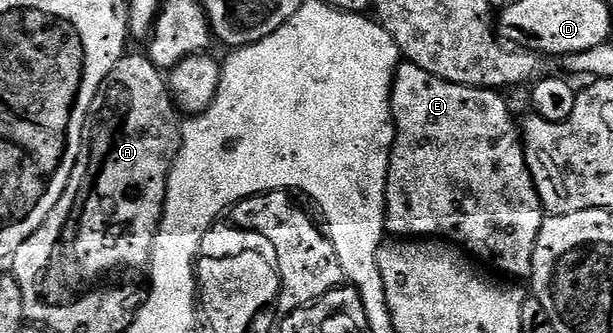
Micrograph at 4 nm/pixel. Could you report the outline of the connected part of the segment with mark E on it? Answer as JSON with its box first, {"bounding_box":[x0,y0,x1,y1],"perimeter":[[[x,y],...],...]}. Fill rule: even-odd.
{"bounding_box":[386,60,545,280],"perimeter":[[[406,60],[400,61],[399,65],[395,67],[395,80],[391,84],[391,119],[395,121],[395,143],[391,149],[391,163],[387,173],[386,229],[390,233],[392,230],[395,233],[392,235],[395,236],[434,236],[439,240],[450,240],[452,243],[466,248],[476,259],[484,258],[485,261],[492,262],[503,273],[500,275],[510,276],[515,280],[527,280],[531,276],[533,252],[537,244],[537,236],[543,227],[545,211],[527,167],[526,158],[522,156],[507,158],[507,102],[499,94],[502,93],[495,88],[462,86],[453,84],[449,80],[441,80],[437,76],[425,72],[425,68],[417,68],[417,64]]]}

